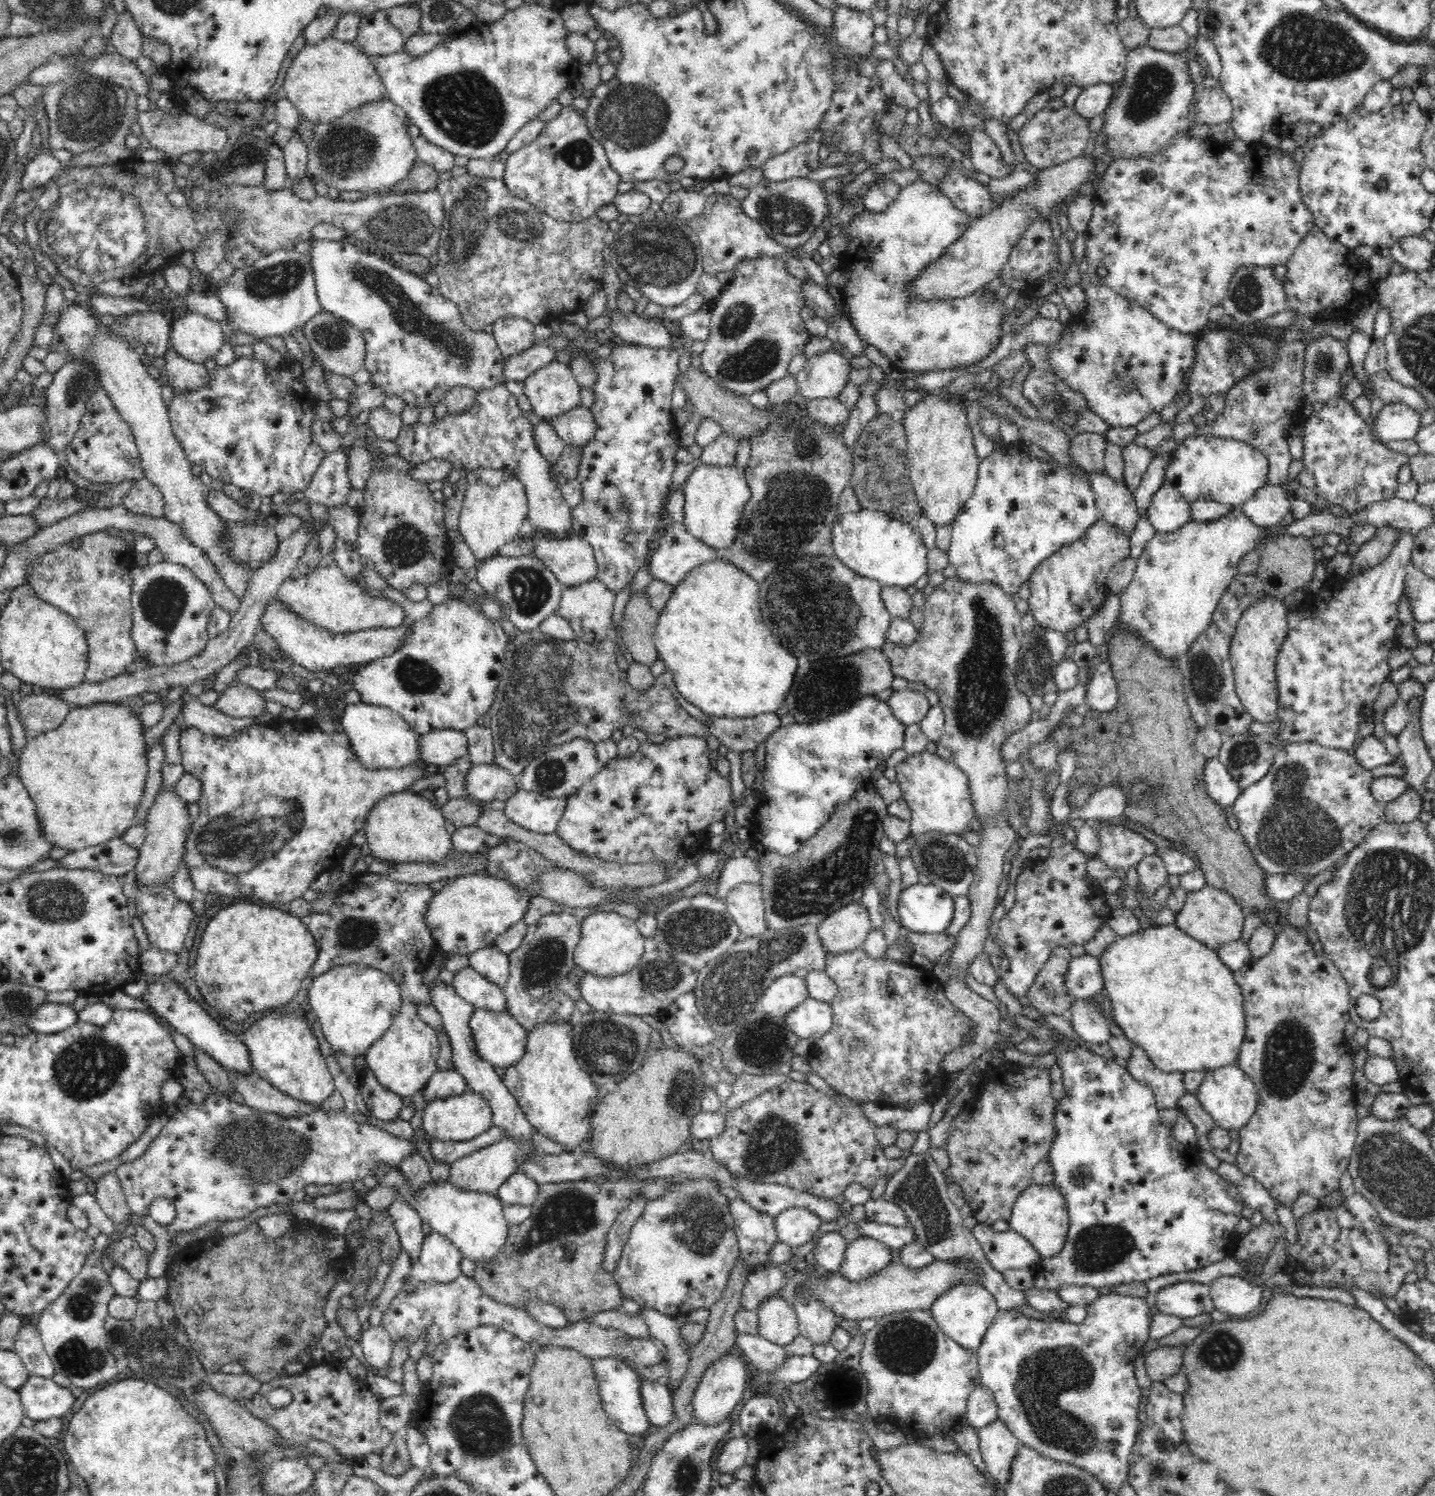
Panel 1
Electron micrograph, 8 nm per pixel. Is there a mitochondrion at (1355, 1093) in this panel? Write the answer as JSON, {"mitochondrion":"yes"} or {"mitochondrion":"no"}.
{"mitochondrion":"no"}

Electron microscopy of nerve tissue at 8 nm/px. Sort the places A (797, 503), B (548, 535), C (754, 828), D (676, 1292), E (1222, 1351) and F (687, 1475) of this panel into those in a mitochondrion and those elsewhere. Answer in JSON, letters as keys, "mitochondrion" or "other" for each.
{"A":"mitochondrion","B":"other","C":"other","D":"other","E":"mitochondrion","F":"mitochondrion"}

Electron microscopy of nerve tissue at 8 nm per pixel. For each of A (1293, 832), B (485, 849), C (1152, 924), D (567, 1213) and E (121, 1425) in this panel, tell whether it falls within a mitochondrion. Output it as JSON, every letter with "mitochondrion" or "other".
{"A":"mitochondrion","B":"other","C":"other","D":"mitochondrion","E":"other"}

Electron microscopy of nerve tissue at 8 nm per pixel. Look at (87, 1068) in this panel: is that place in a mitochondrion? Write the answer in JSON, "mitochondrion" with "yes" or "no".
{"mitochondrion":"yes"}

